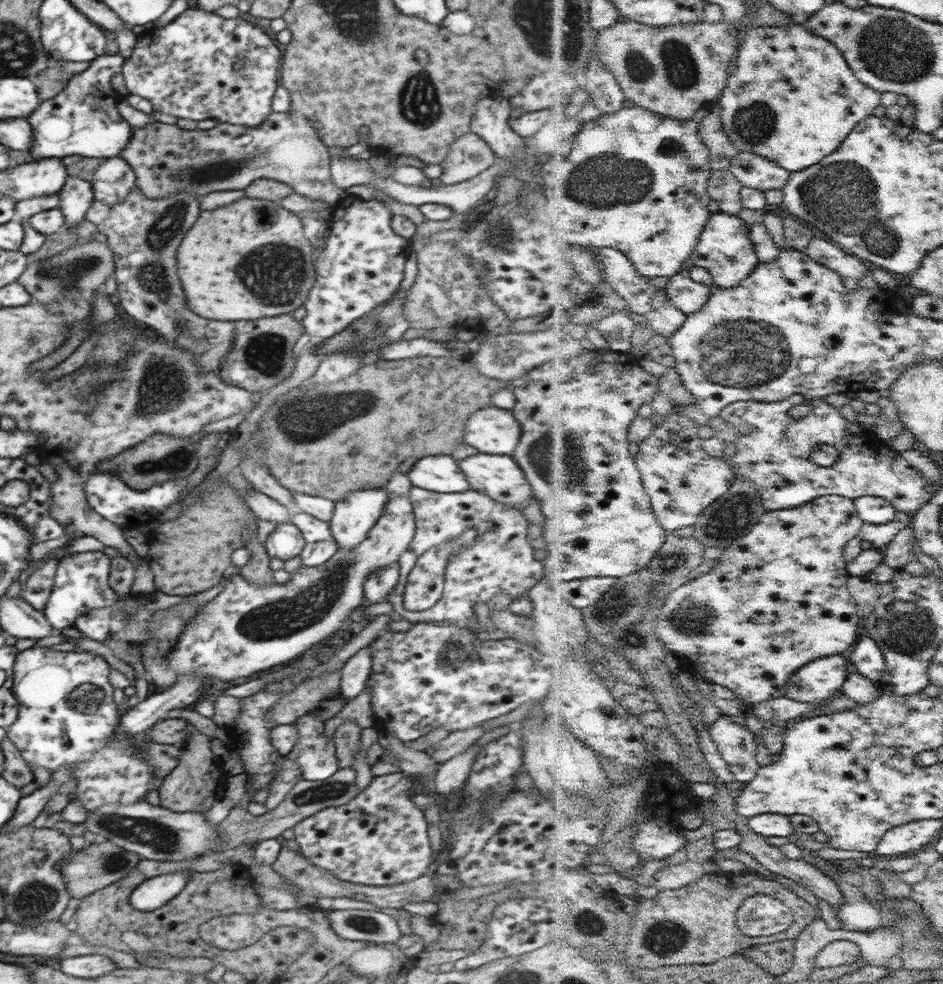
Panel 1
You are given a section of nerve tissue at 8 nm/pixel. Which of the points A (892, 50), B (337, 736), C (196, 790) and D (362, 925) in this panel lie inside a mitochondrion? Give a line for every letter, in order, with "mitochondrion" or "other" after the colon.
A: mitochondrion
B: other
C: other
D: mitochondrion

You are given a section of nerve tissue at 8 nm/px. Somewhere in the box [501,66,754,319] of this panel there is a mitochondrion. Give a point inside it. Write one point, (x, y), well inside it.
(600, 183)

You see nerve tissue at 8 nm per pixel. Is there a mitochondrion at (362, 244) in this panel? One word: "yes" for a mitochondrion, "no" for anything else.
no

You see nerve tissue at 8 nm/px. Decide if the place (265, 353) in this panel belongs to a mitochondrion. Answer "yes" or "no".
yes

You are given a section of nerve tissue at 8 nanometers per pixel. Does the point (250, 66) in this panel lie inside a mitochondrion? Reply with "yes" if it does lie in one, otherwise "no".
yes

